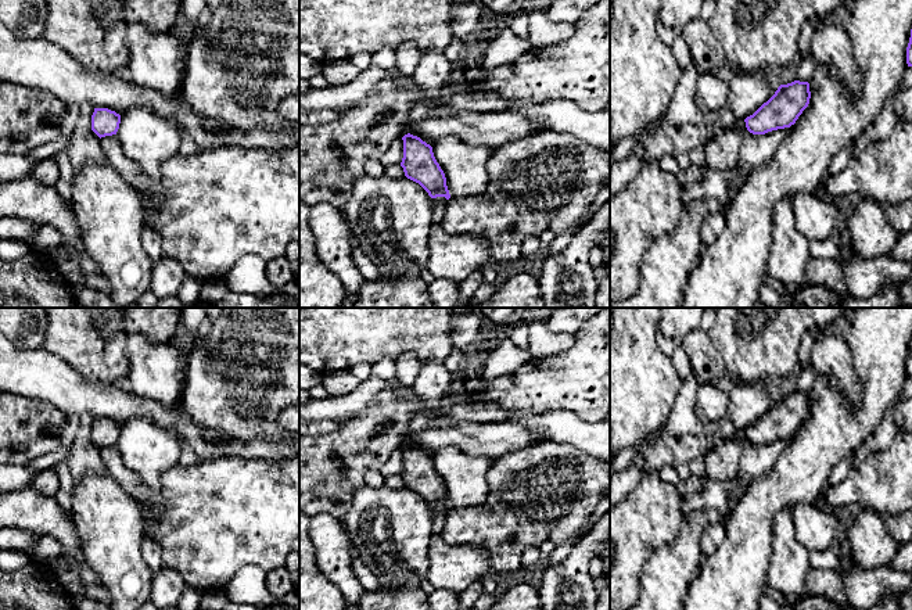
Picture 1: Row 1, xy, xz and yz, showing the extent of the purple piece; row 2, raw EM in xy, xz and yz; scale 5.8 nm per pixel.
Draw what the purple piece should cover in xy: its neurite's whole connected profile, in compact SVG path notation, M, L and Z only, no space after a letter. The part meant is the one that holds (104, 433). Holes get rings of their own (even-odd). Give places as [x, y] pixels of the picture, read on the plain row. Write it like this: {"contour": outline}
{"contour": "M94 419L91 426L91 441L101 449L116 445L121 426L108 419Z"}

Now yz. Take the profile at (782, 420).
{"contour": "M794 391L780 395L775 405L753 426L735 434L735 439L753 445L765 445L772 441L790 438L796 434L811 409L809 394Z"}

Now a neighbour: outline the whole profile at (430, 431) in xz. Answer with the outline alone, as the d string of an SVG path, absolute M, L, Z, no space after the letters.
M416 413L401 438L401 448L410 444L430 455L450 446L473 456L486 456L496 460L510 452L547 441L539 430L521 424L477 424L455 420L441 413Z

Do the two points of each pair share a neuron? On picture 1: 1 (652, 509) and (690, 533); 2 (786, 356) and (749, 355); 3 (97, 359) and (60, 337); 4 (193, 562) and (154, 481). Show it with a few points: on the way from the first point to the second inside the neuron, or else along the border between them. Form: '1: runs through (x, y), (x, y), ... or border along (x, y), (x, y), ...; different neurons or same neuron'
1: border along (682, 516), (678, 524), (678, 537), (659, 551); different neurons
2: runs through (776, 356), (758, 355); same neuron
3: runs through (88, 350), (75, 337), (69, 337); same neuron
4: border along (178, 463), (162, 473), (160, 491); different neurons

